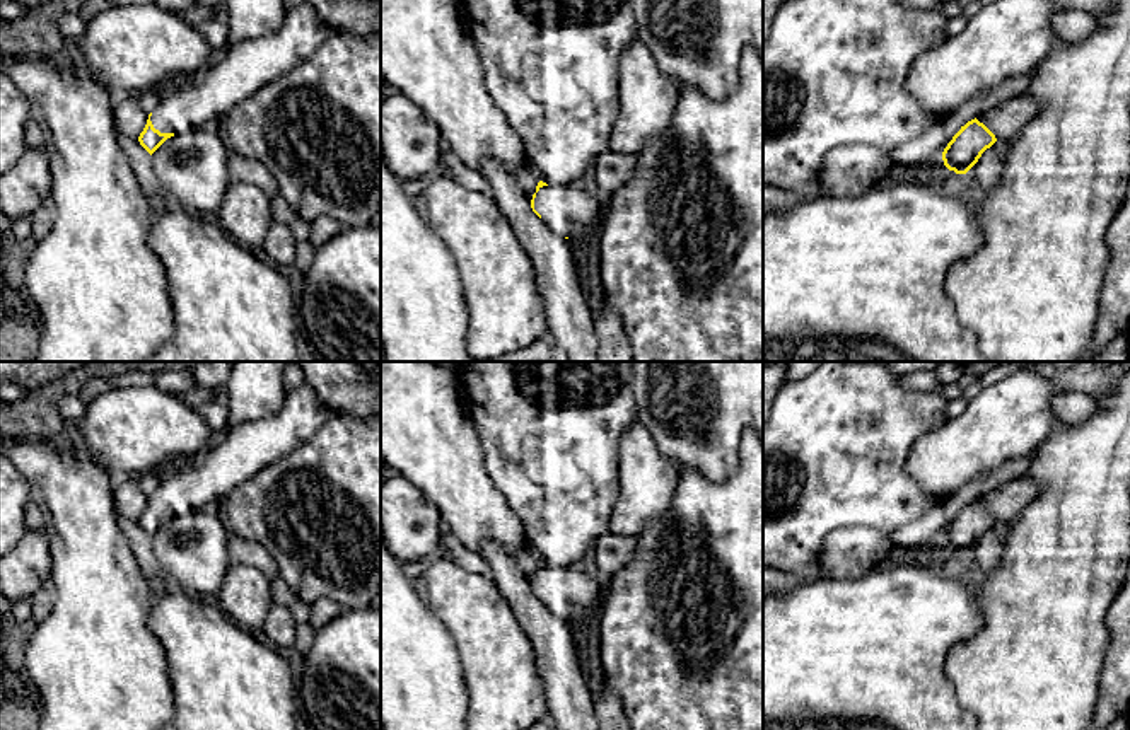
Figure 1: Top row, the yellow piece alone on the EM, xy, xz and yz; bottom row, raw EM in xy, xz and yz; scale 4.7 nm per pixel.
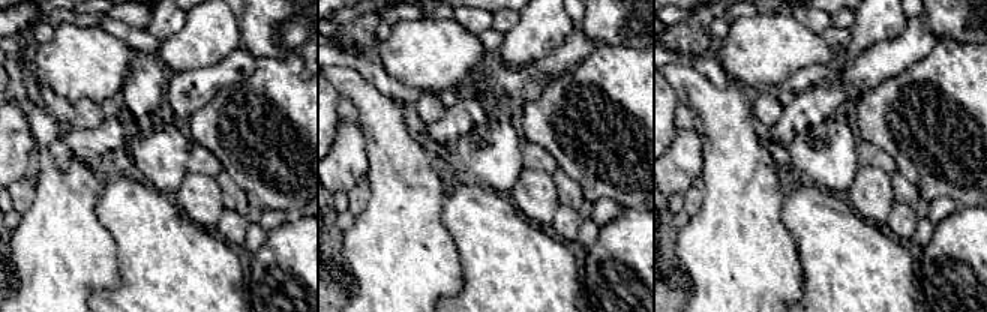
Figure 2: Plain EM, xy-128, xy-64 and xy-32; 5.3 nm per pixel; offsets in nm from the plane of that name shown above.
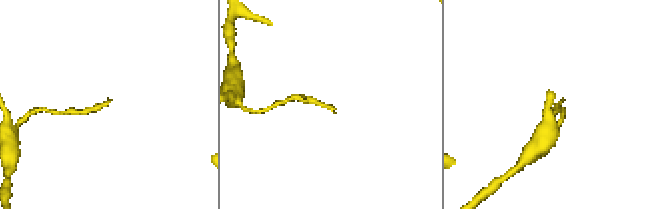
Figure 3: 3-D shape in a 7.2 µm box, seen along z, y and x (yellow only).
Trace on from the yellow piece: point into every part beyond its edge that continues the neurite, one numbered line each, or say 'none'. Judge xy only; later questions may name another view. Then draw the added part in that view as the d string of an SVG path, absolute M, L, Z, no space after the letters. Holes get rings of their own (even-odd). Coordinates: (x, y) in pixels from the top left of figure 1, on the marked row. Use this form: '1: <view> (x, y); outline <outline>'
1: xy (236, 74); outline M307 0L287 9L285 20L278 31L263 38L246 39L220 51L193 80L162 96L150 116L154 128L160 133L176 135L183 130L217 125L241 101L249 99L258 89L287 75L299 63L311 58L331 34L333 31L319 20Z

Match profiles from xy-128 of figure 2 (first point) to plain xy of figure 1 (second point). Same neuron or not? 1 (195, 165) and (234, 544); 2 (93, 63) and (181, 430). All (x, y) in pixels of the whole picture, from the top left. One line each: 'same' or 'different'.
1: same
2: same

